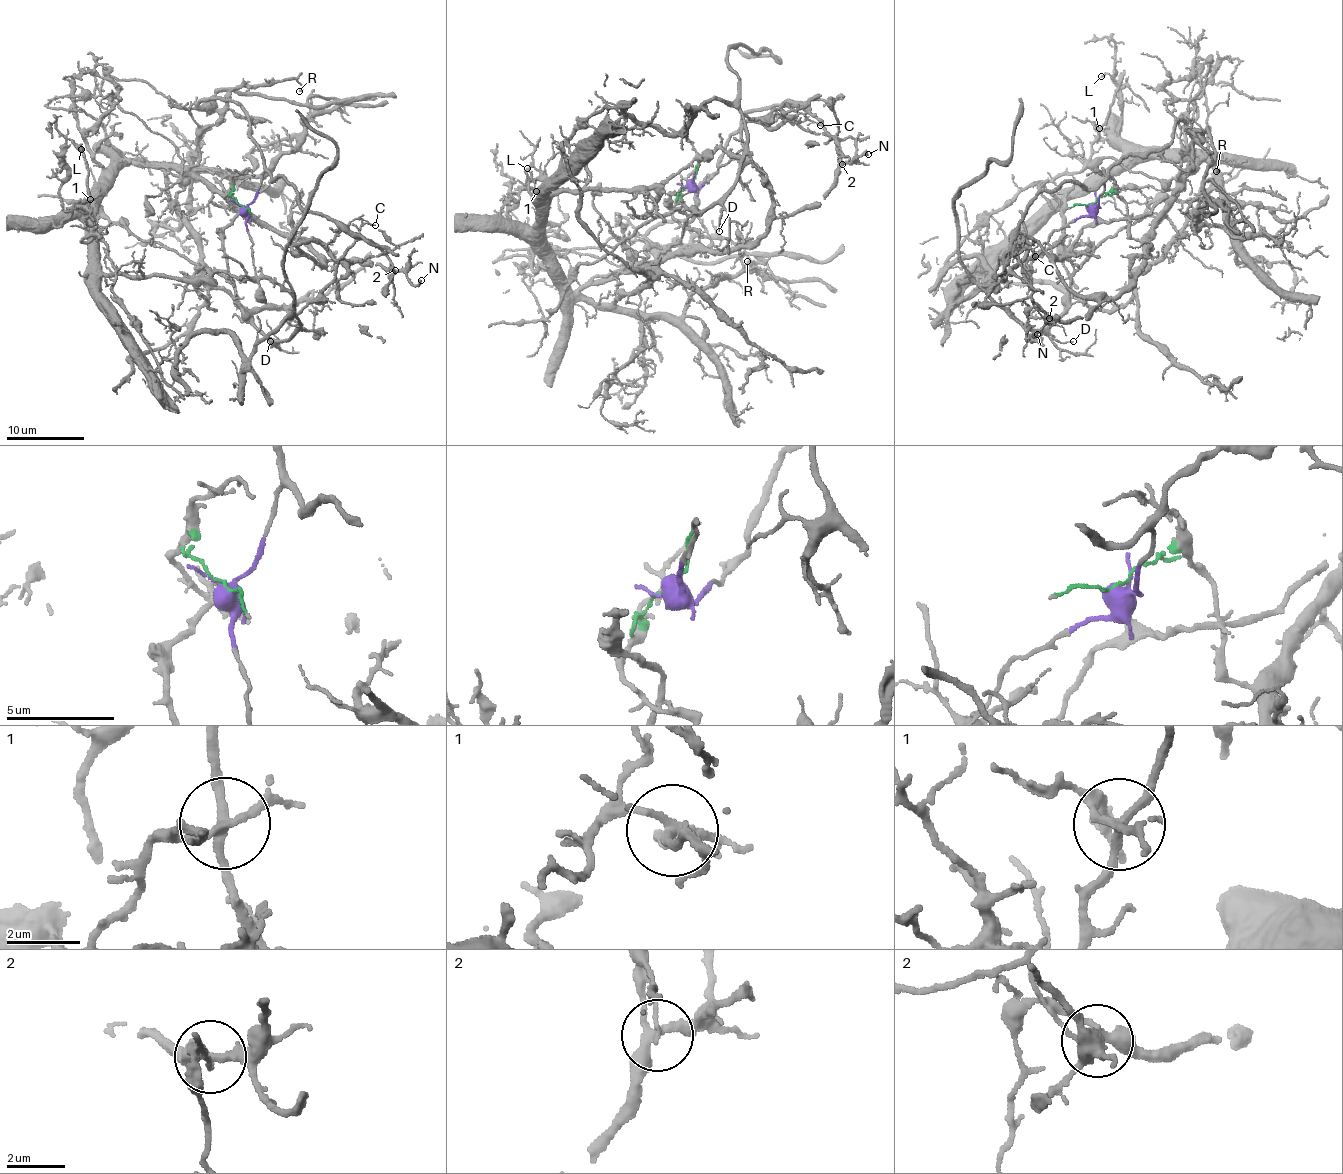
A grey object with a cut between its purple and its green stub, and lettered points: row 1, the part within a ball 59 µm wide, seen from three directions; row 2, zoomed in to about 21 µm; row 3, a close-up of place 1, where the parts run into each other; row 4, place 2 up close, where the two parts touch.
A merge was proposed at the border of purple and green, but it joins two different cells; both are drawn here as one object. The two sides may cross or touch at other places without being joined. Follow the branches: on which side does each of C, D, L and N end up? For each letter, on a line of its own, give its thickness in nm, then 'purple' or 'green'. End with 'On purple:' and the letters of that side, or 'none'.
C: 120 nm thick; purple
D: 110 nm thick; purple
L: 170 nm thick; purple
N: 300 nm thick; green
On purple: C, D, L

